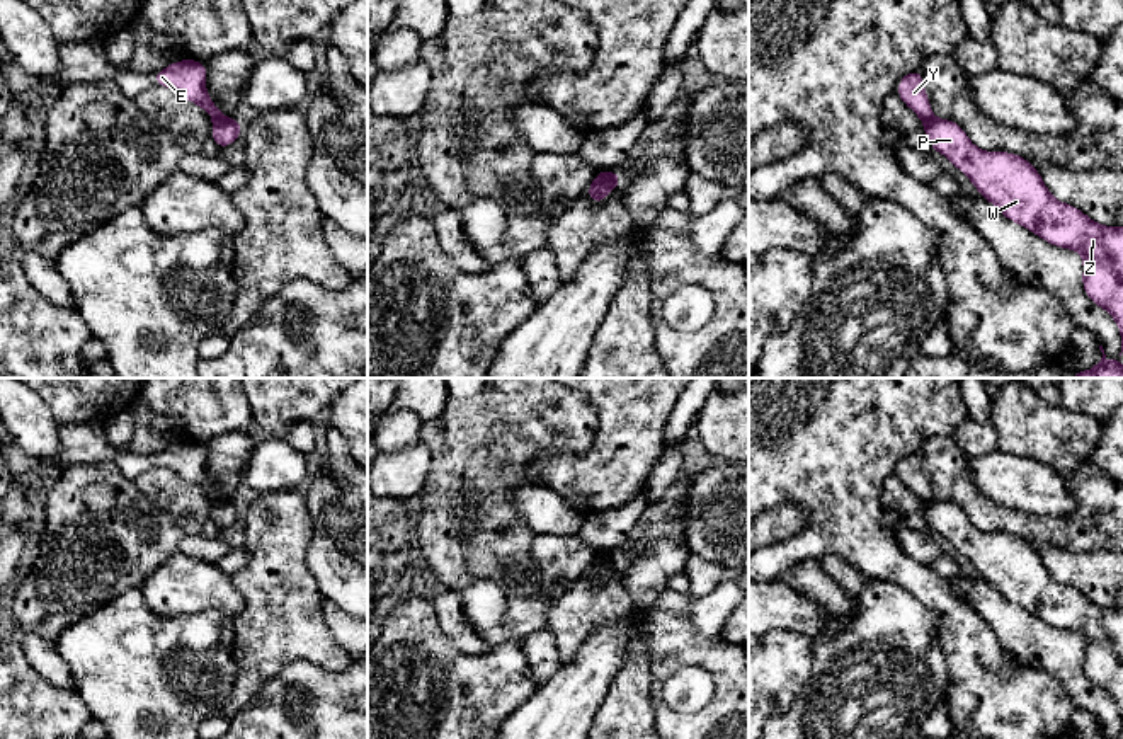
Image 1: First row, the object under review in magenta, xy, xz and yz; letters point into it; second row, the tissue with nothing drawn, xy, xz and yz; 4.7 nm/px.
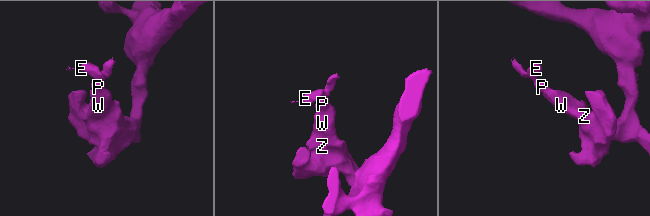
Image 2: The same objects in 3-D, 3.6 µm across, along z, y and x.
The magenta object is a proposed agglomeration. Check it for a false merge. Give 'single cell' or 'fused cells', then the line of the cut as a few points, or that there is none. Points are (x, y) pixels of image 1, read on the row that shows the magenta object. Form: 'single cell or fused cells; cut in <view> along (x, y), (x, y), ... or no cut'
fused cells; cut in xy along (227, 118), (215, 121)

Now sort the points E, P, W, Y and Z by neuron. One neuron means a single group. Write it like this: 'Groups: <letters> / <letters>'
Groups: E Y / P W Z

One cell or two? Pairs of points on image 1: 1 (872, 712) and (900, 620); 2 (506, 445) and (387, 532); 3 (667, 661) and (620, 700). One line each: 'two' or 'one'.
1: one
2: two
3: two

